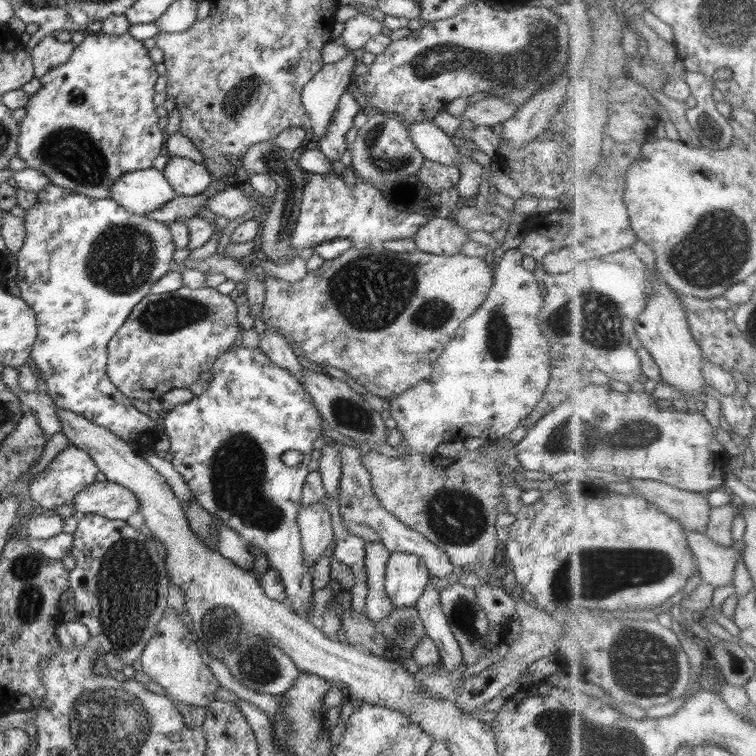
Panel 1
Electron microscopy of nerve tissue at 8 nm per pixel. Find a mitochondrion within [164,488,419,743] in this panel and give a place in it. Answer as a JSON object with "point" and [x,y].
{"point":[255,663]}

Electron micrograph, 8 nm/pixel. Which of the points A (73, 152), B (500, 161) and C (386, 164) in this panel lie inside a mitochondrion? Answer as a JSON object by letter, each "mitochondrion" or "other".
{"A":"mitochondrion","B":"other","C":"mitochondrion"}

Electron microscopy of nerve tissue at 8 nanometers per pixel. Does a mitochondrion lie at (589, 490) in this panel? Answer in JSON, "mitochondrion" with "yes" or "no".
{"mitochondrion":"no"}

